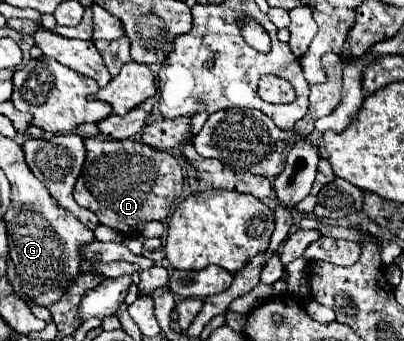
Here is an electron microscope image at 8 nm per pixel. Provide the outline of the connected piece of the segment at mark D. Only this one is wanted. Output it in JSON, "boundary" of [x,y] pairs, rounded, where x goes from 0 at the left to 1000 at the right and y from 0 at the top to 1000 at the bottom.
{"boundary":[[[218,402],[208,419],[218,455],[203,513],[188,531],[183,584],[243,630],[252,660],[332,695],[351,683],[366,648],[406,648],[421,630],[421,613],[455,548],[450,490],[436,460],[411,443],[381,443],[342,408],[272,413],[252,402]]]}

